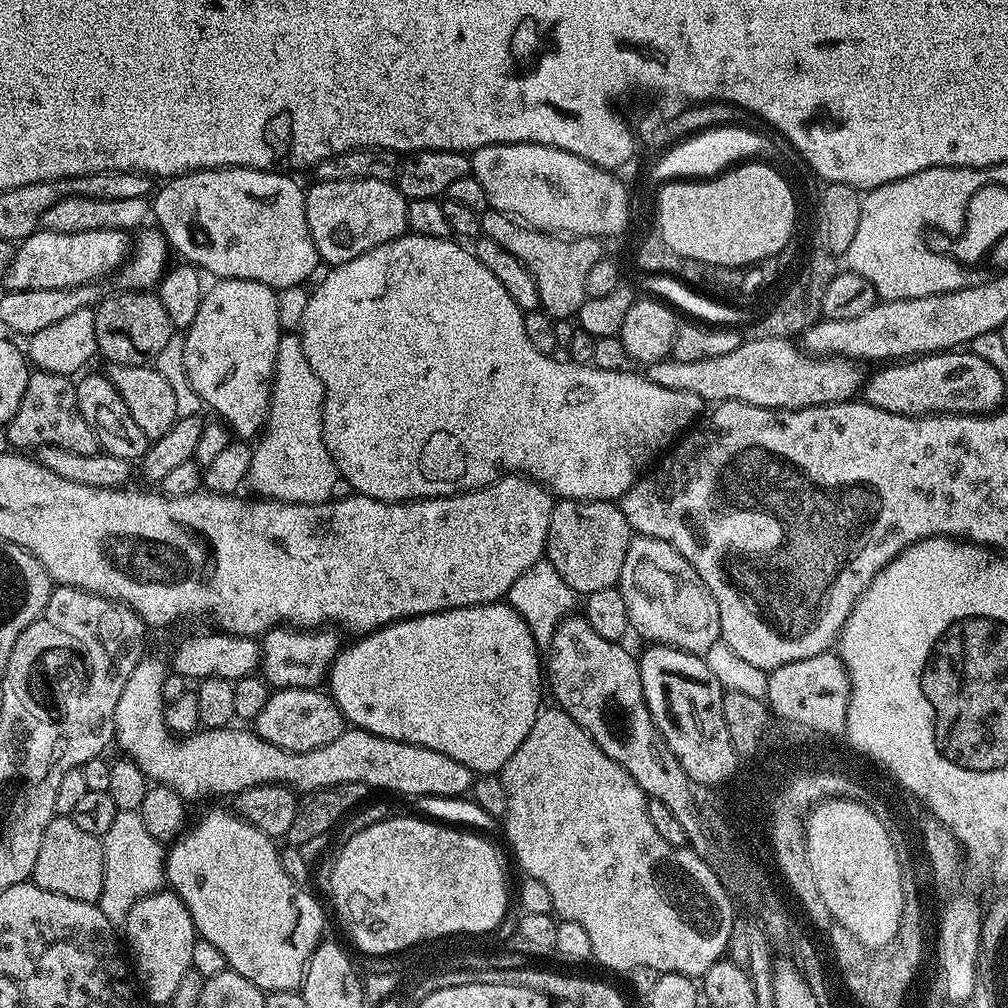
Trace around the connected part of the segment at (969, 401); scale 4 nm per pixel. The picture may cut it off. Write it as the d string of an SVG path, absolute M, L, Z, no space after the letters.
M949 350L933 352L919 358L908 358L903 362L888 362L877 367L873 376L869 375L862 385L863 403L874 406L878 410L893 412L899 416L927 416L943 414L945 416L983 416L995 412L1004 400L1006 385L1002 382L1002 374L994 370L986 358L978 358L970 350Z

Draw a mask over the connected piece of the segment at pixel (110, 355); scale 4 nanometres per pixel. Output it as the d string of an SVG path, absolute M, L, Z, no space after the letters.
M123 290L117 296L108 296L95 305L96 321L96 351L102 357L108 359L109 365L114 364L148 364L160 351L167 346L167 342L174 335L174 329L170 322L170 314L162 306L159 295L148 290Z

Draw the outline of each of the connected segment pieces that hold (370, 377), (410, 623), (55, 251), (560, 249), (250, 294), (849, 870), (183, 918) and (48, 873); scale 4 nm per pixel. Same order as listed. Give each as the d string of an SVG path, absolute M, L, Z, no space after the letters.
M405 234L397 240L372 248L358 258L335 265L313 290L312 297L305 304L303 301L298 316L298 335L311 369L318 374L325 388L321 434L343 483L348 483L353 493L375 500L411 502L434 496L455 496L457 492L472 492L475 488L495 484L502 476L519 474L543 484L549 492L566 500L619 501L626 490L630 490L630 486L640 479L645 469L677 437L687 433L701 419L706 401L698 398L698 394L690 394L690 390L666 390L666 386L650 382L647 375L641 373L639 376L629 370L602 370L591 364L574 364L567 358L555 360L555 355L539 352L530 343L530 338L526 338L524 313L514 298L506 294L502 282L498 282L498 278L494 278L494 274L490 274L482 262L478 262L475 254L469 249L467 252L455 242L460 243L452 238Z
M507 602L495 604L475 604L469 608L450 608L447 612L431 612L425 616L410 616L407 620L397 620L395 624L387 624L385 628L377 628L375 632L361 635L352 645L337 652L336 659L326 677L327 687L345 721L353 728L361 728L370 734L378 734L382 738L401 740L407 744L417 744L430 750L438 750L438 754L446 754L446 758L454 758L454 762L462 762L474 774L496 774L503 769L504 763L522 746L526 734L534 726L536 716L542 711L540 704L540 680L542 684L542 652L536 639L530 634L530 626Z
M37 230L19 241L12 253L12 261L2 278L3 287L9 292L22 290L54 290L55 288L81 288L84 284L92 284L125 263L130 252L130 236L127 231L118 230L86 230L78 234L58 234Z
M485 210L480 213L480 230L486 238L494 238L530 270L534 286L538 286L540 308L556 320L575 317L586 299L586 277L588 271L602 258L601 241L594 236L565 238L560 234L540 232L527 224L507 216L504 212Z
M220 280L213 284L205 291L194 322L182 336L185 372L198 398L217 412L231 435L248 442L260 436L271 402L275 352L282 335L277 293L253 280Z
M856 798L822 800L806 817L804 841L810 870L814 870L814 882L818 882L818 894L822 894L822 902L826 902L826 910L830 910L833 921L846 926L846 930L866 947L885 948L900 929L906 881L900 873L896 844L873 809Z
M171 890L152 892L130 906L122 921L122 940L134 969L135 979L139 987L140 984L144 987L144 996L150 1003L163 1006L170 1004L178 982L191 969L194 942L197 938L198 933L190 918L190 910L186 910L179 896Z
M53 816L42 834L42 846L38 846L38 862L34 862L30 880L42 890L62 894L66 898L96 904L102 894L104 873L104 845L101 837L86 834L71 816Z

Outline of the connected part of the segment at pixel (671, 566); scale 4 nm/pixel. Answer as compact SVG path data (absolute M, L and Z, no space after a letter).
M633 535L630 546L626 550L626 562L622 562L622 574L618 585L622 598L626 602L626 614L633 633L637 632L642 639L652 644L668 644L671 648L677 648L683 652L695 652L703 654L714 646L714 642L720 639L720 615L718 614L718 602L714 594L698 578L694 566L686 562L684 555L674 546L662 542L658 538Z

